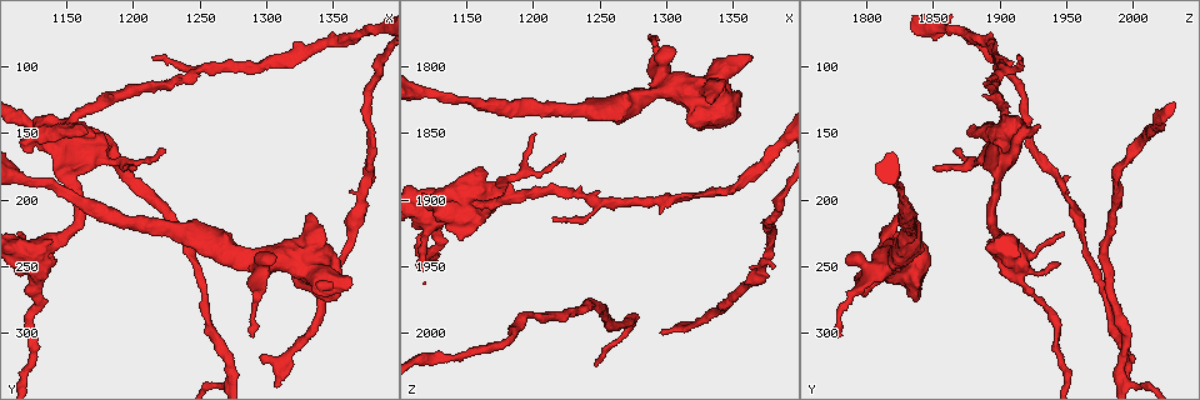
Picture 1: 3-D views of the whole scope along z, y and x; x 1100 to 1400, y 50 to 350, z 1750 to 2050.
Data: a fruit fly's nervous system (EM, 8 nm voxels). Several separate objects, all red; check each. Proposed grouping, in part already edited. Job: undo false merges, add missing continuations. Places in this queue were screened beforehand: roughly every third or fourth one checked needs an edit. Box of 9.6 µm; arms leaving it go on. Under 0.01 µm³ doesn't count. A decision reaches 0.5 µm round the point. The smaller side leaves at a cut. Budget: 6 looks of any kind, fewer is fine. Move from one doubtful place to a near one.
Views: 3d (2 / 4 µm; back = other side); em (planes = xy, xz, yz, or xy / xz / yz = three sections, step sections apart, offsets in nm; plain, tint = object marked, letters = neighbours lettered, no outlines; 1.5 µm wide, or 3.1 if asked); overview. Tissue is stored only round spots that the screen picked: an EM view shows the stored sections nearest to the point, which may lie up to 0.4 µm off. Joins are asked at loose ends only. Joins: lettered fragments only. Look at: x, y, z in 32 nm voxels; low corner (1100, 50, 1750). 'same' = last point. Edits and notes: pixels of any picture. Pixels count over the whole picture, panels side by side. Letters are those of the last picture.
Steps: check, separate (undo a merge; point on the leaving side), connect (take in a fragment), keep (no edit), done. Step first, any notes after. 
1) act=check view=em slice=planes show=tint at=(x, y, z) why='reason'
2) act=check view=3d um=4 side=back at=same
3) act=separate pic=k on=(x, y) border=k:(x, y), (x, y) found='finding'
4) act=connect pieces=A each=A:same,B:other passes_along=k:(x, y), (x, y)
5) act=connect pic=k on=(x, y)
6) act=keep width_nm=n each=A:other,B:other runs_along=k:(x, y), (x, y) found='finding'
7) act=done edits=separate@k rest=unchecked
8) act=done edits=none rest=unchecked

act=check view=em slice=planes show=plain at=(1152, 150, 1882) why='thick end'

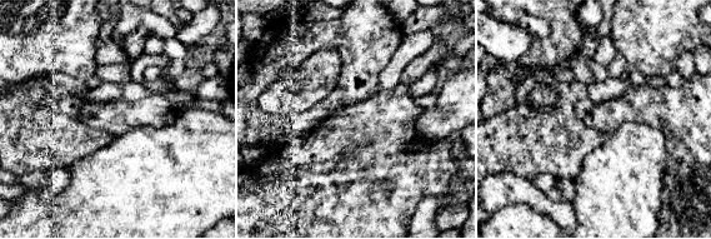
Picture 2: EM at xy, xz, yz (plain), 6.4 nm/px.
act=check view=em slice=planes show=letters at=same

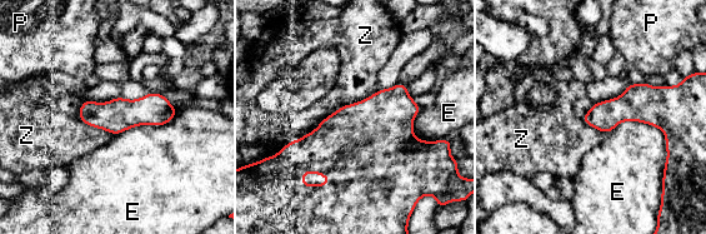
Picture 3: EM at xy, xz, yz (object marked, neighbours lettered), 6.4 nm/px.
act=keep each=E:other,P:other,Z:other runs_along=3:(173, 111), (81, 115) found='no lettered fragment goes on from it'

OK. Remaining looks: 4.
act=check view=3d um=2 at=(1246, 108, 1898) why='a fork'

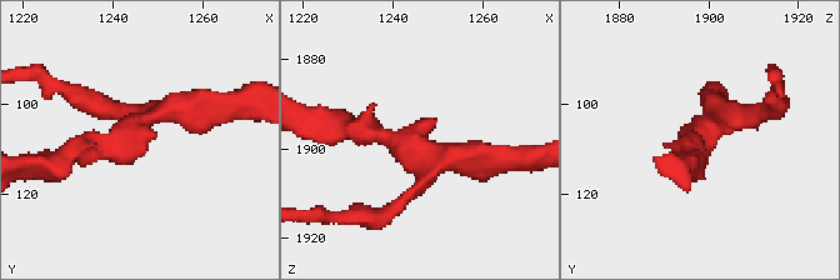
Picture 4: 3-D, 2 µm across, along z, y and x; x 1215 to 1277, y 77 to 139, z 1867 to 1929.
act=check view=em slice=planes show=tint at=(1243, 106, 1899)

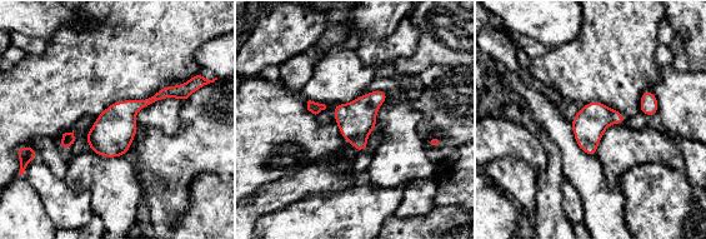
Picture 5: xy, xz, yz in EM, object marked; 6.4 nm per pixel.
act=check view=em slice=planes show=letters at=same

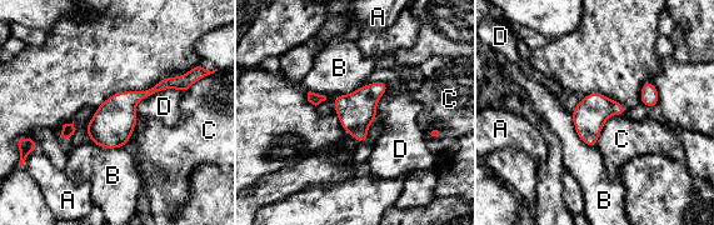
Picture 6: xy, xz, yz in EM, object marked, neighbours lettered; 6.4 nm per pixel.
act=keep each=A:other,B:other,C:other,D:other border=6:(624, 114), (608, 118), (594, 146) found='continuous, no second neuron'

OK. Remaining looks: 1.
act=done edits=none rest=unchecked

